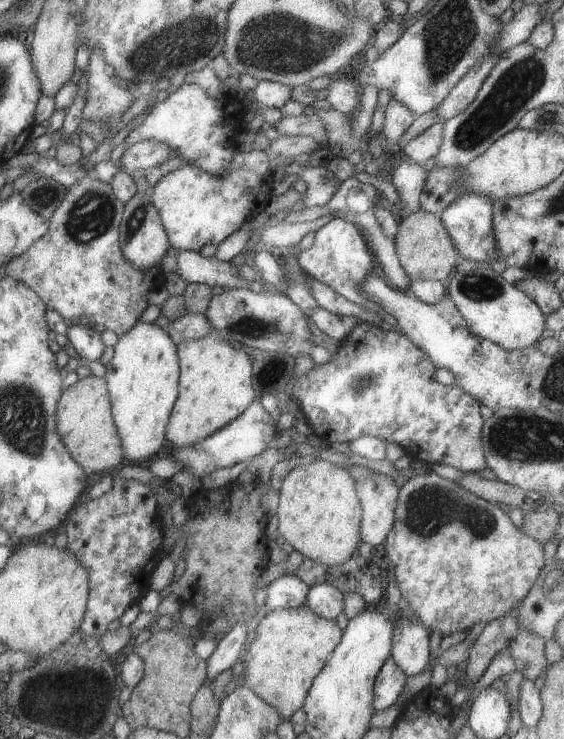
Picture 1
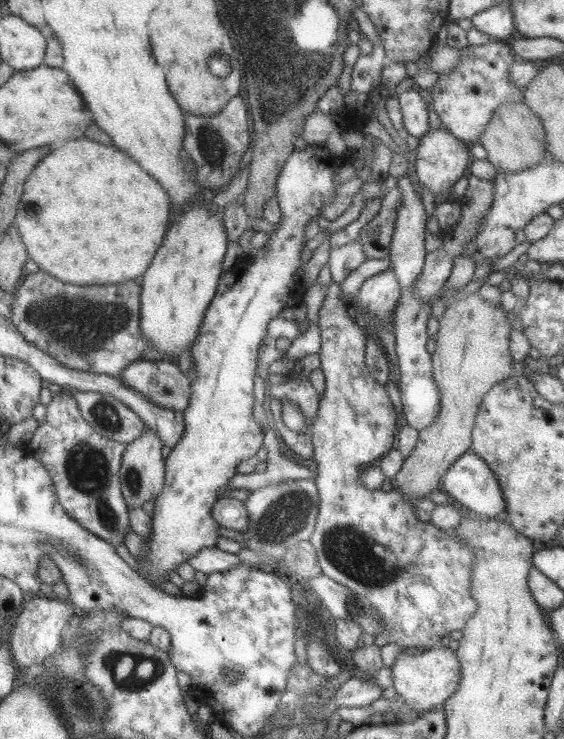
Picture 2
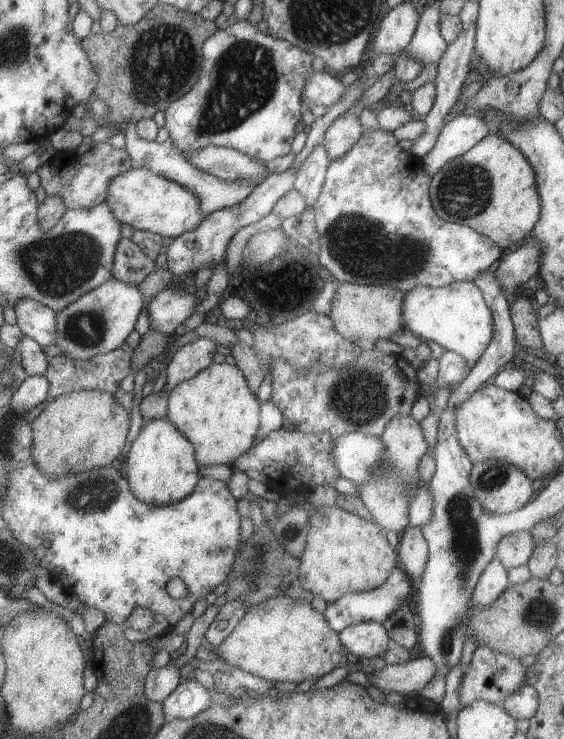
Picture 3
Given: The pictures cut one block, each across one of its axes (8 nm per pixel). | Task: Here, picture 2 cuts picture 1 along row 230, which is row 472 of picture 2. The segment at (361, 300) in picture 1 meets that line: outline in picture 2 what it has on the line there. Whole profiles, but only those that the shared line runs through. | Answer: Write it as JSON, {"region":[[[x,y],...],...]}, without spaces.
{"region":[[[332,281],[327,284],[316,321],[321,337],[318,352],[320,368],[325,376],[325,388],[316,416],[312,421],[306,421],[295,404],[284,401],[280,407],[280,417],[286,428],[308,436],[312,444],[311,458],[316,462],[317,474],[313,481],[319,504],[309,542],[315,549],[322,574],[346,586],[378,610],[383,629],[375,634],[375,645],[381,647],[395,643],[429,649],[438,645],[440,638],[449,632],[461,631],[474,613],[476,602],[469,590],[474,554],[467,545],[462,546],[455,533],[441,530],[430,522],[419,521],[415,516],[415,506],[404,501],[401,495],[384,488],[369,489],[360,481],[362,469],[395,446],[399,419],[384,386],[373,380],[365,366],[366,336],[356,315],[348,309],[351,303],[339,299],[339,287]]]}

